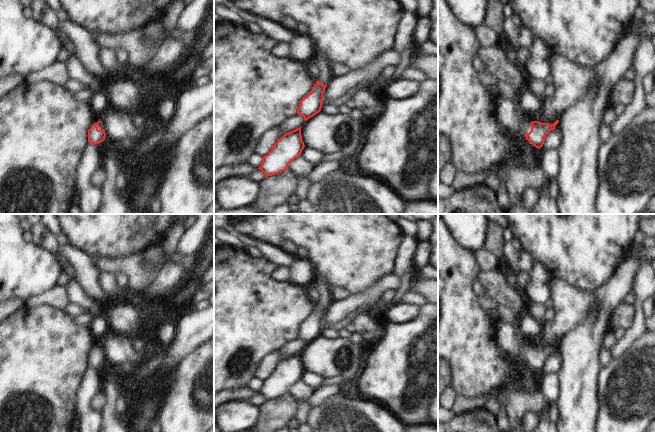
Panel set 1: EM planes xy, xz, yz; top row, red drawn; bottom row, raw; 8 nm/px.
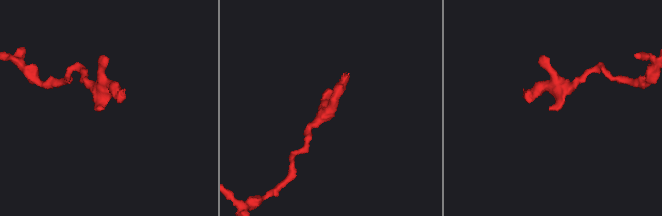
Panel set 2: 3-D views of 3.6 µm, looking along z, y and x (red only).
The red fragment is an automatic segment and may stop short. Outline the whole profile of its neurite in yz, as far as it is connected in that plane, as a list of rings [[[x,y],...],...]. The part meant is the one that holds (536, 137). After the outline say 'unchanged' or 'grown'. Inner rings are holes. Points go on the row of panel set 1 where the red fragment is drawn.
[[[497,98],[497,118],[500,124],[513,136],[525,136],[530,144],[541,148],[546,135],[555,129],[559,120],[553,124],[530,122],[527,114],[523,114],[512,98]]]; grown

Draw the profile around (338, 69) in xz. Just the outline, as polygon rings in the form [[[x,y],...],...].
[[[337,62],[332,64],[330,68],[332,70],[333,76],[337,76],[337,77],[341,75],[345,75],[350,71],[350,69],[347,66],[343,65],[342,63],[337,63]]]

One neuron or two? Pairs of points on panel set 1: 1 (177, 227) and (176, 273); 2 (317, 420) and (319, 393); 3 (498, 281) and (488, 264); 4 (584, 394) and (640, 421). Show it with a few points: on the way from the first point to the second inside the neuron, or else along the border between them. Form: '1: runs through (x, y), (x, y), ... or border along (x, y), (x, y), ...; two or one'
1: runs through (171, 238), (168, 262); one
2: border along (337, 393), (311, 407); two
3: border along (498, 266), (483, 271); two
4: border along (599, 377), (597, 391), (598, 414), (595, 421); two

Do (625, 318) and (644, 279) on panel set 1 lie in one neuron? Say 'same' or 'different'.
different

